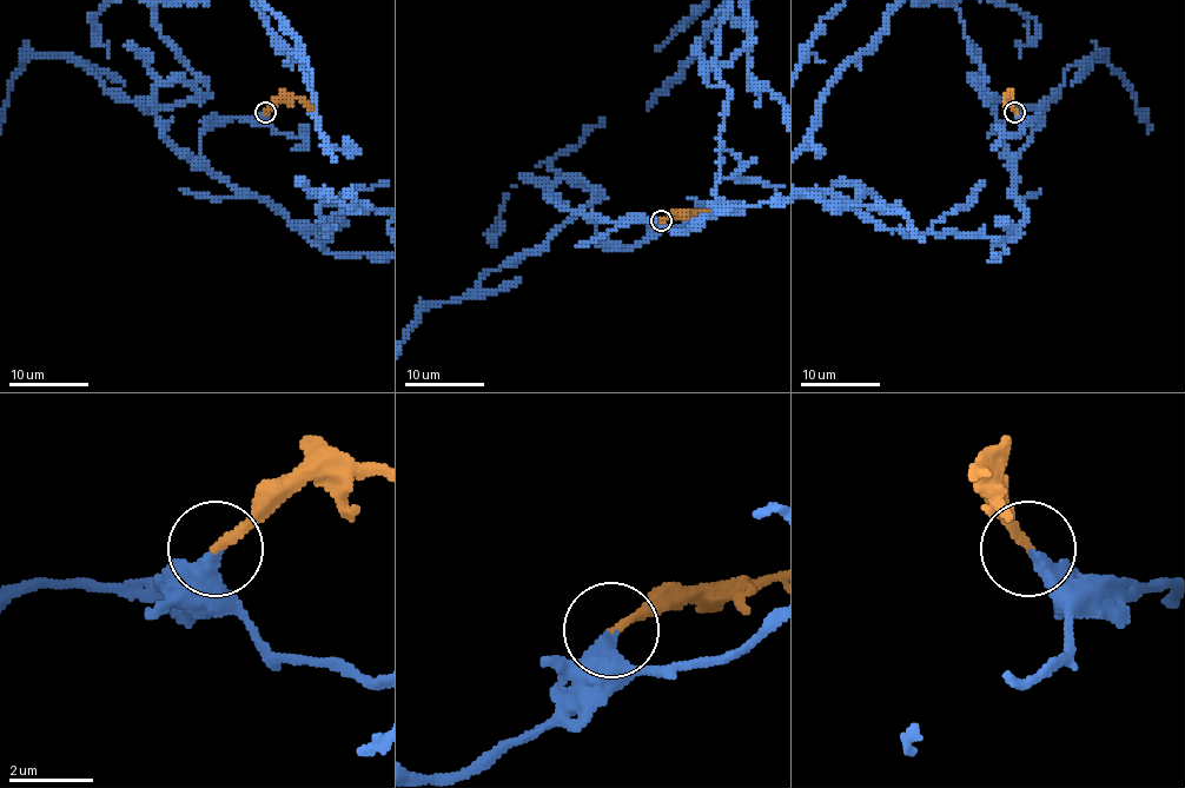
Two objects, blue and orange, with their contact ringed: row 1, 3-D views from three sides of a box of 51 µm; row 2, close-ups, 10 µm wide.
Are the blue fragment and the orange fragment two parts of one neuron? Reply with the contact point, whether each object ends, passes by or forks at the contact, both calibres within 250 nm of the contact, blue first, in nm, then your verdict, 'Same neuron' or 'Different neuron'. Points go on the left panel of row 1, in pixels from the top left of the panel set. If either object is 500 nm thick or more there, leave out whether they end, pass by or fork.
Place: (265, 112). At the ring blue ends. At the ring orange ends. Thickness 320 nm (blue) against 190 nm. Same neuron

